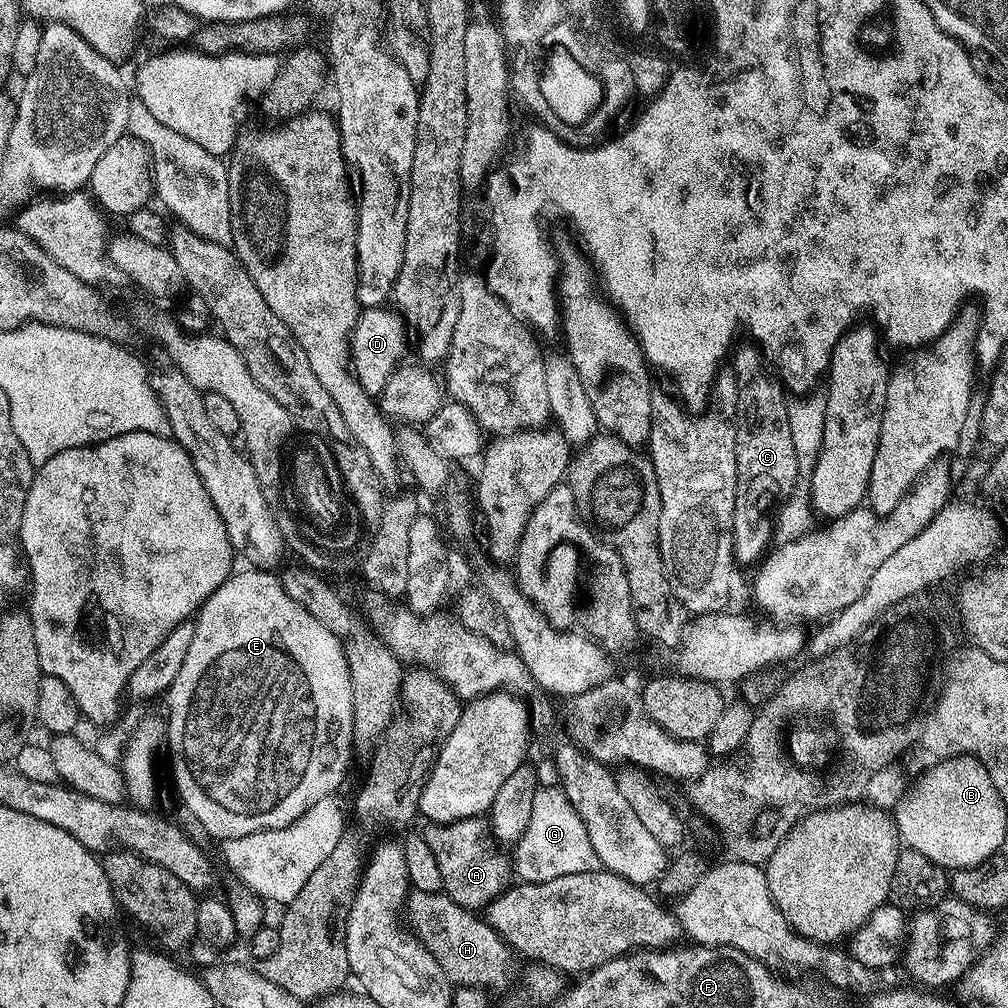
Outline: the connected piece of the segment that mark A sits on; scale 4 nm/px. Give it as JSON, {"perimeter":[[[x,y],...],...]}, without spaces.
{"perimeter":[[[479,816],[443,824],[443,830],[432,832],[430,847],[430,850],[434,850],[434,858],[438,858],[438,870],[442,870],[443,891],[458,906],[469,910],[487,909],[493,900],[498,899],[510,887],[514,871],[509,853],[502,850],[492,835],[491,823]]]}

